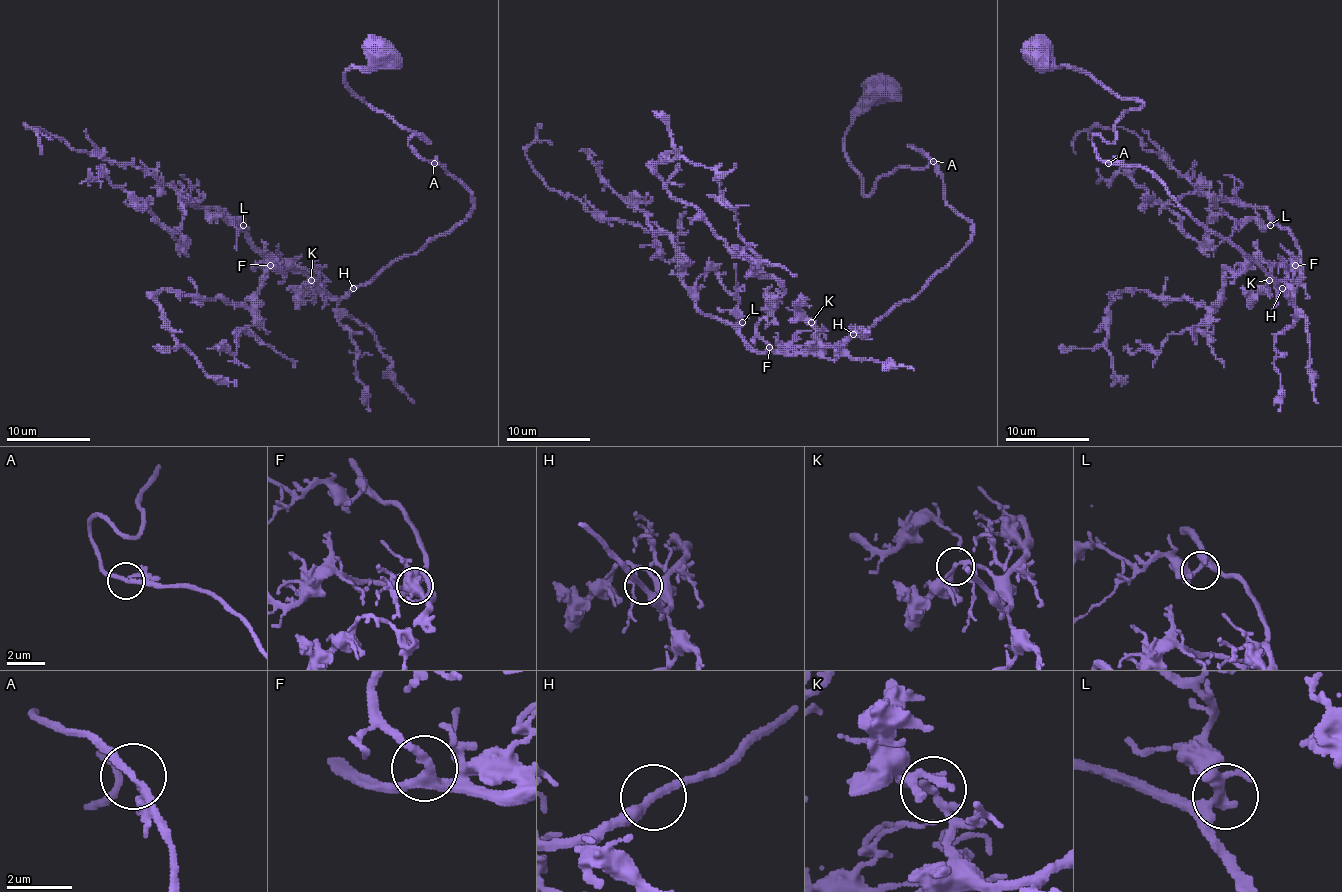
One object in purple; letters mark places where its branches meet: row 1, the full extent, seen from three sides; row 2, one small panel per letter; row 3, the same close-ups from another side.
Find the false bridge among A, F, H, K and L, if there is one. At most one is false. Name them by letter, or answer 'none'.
none

